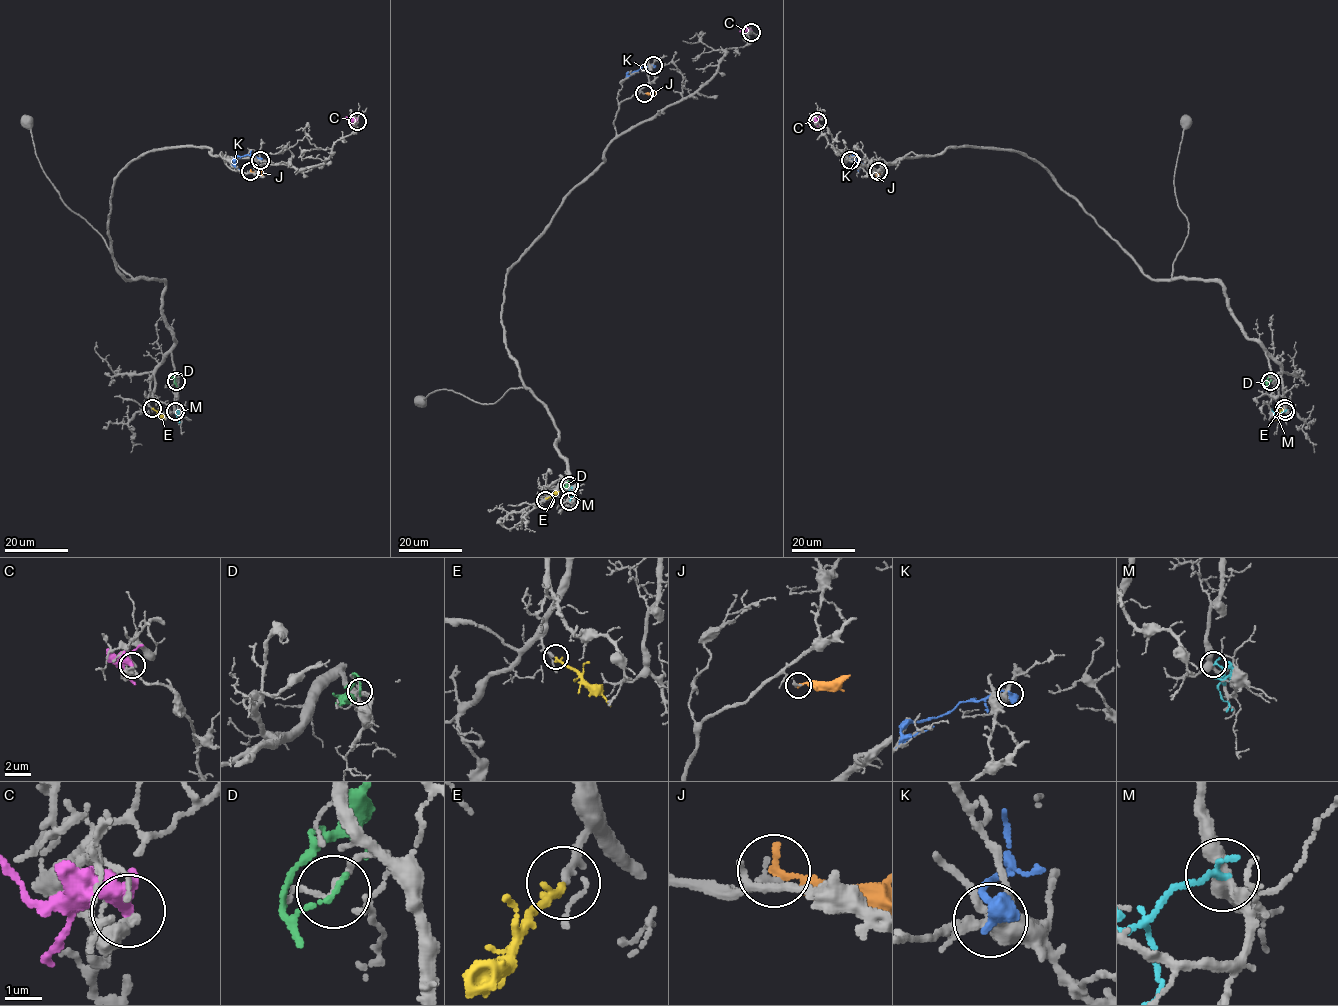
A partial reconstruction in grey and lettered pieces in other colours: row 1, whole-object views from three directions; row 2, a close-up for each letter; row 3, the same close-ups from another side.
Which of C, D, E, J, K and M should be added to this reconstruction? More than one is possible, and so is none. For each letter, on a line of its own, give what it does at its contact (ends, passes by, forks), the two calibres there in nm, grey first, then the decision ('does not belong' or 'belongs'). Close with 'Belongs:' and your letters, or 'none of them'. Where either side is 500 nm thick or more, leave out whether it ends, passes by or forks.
C: it passes by | 260/320 nm | does not belong
D: it ends | 140/150 nm | does not belong
E: it ends | 130/260 nm | belongs
J: it ends | 200/200 nm | does not belong
K: 300/550 nm | does not belong
M: it ends | 380/170 nm | does not belong
Belongs: E

